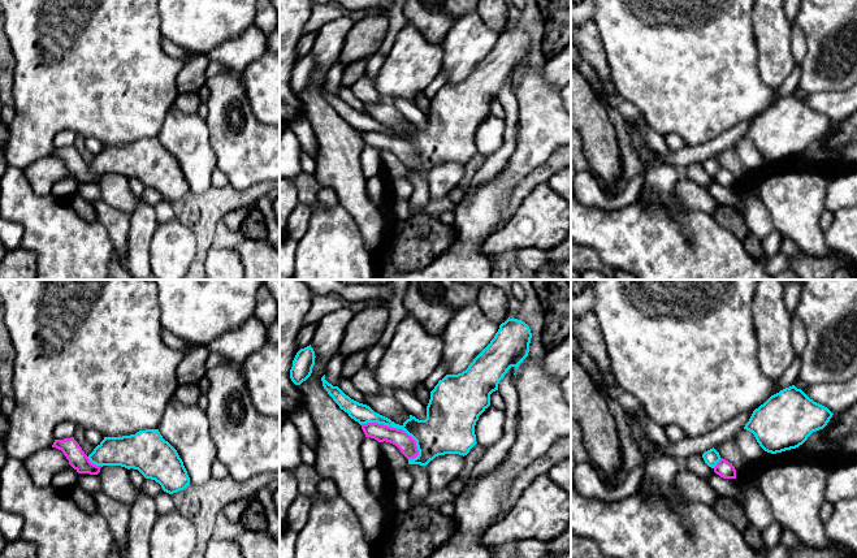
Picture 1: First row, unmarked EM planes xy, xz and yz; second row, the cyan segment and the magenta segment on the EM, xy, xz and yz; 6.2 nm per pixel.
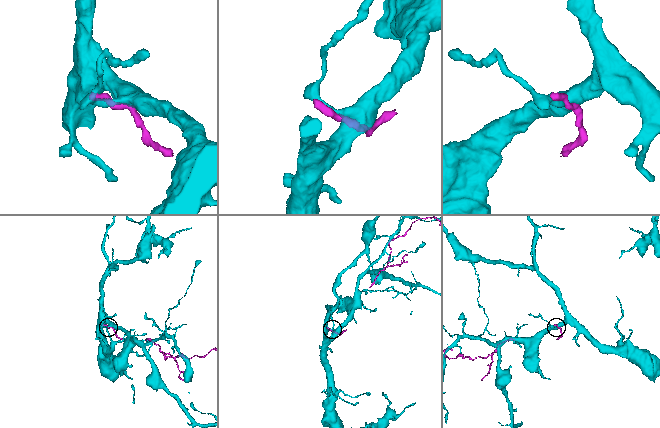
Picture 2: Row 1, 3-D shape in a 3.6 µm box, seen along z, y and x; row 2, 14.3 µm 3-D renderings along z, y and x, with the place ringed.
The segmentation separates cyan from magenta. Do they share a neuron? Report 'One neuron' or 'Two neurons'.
One neuron

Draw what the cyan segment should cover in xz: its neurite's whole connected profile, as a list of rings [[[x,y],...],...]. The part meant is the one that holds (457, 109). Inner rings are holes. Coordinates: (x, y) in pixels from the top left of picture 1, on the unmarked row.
[[[508,26],[466,79],[446,83],[438,90],[430,100],[427,127],[410,124],[402,134],[351,108],[338,95],[329,92],[325,83],[321,90],[339,117],[360,134],[378,131],[411,144],[419,164],[408,168],[408,173],[427,174],[438,164],[464,165],[477,152],[475,134],[479,125],[490,114],[490,103],[498,99],[507,79],[511,75],[518,78],[528,65],[531,47],[531,38],[524,30]]]

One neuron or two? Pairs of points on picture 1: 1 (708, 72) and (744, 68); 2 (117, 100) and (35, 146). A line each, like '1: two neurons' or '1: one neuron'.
1: one neuron
2: one neuron

